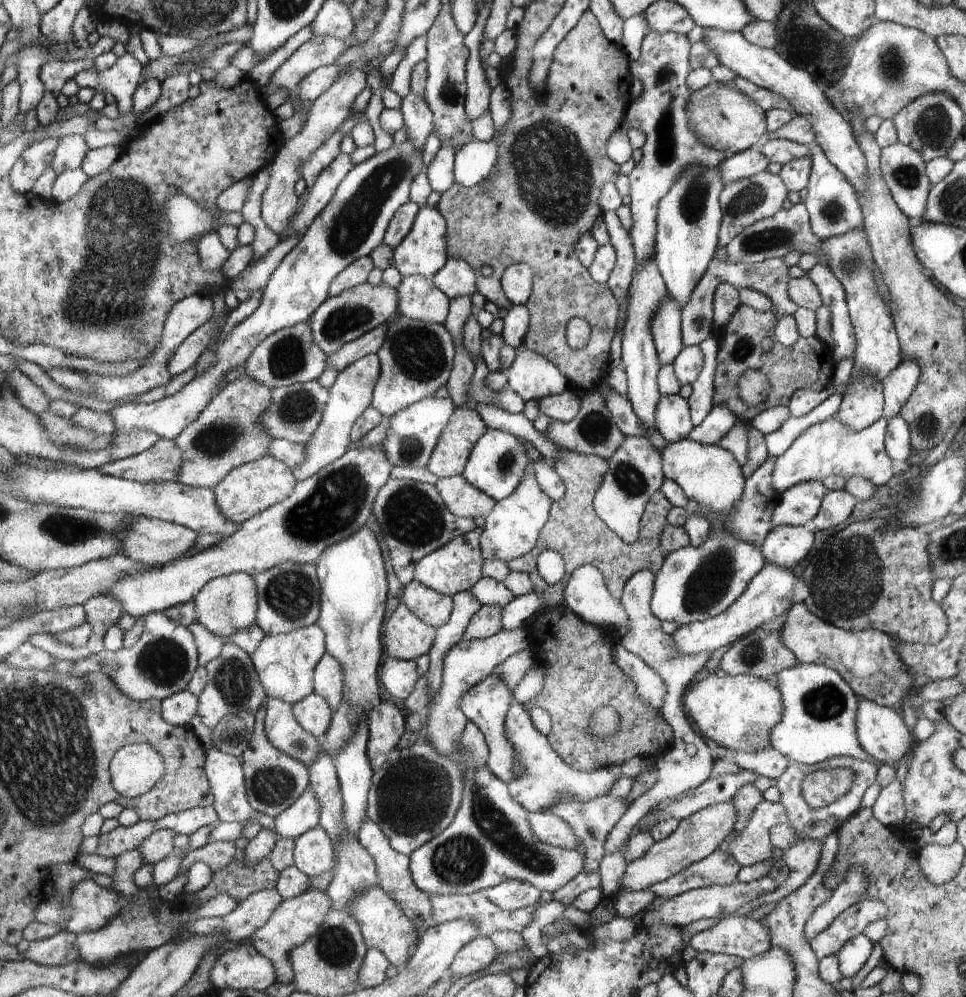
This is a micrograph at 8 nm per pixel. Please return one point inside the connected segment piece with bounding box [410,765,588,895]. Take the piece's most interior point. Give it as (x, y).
(490, 841)

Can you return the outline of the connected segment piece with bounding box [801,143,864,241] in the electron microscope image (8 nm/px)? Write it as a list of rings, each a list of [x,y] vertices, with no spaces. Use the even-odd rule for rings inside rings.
[[[811,143],[808,148],[810,150],[810,176],[806,185],[807,196],[801,203],[806,209],[811,232],[825,241],[853,230],[861,231],[864,228],[864,221],[856,191],[843,174],[827,161],[817,144]]]

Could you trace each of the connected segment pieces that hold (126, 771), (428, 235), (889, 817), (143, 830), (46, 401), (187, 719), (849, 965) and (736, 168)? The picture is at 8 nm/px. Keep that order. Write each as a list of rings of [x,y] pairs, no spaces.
[[[148,745],[123,748],[110,763],[115,791],[124,799],[137,799],[157,787],[164,776],[164,761]]]
[[[426,203],[416,217],[415,225],[409,235],[395,249],[394,266],[401,272],[403,277],[420,275],[434,278],[449,260],[446,244],[447,232],[448,223],[446,217],[439,212],[439,208]]]
[[[896,779],[887,784],[878,793],[870,810],[872,816],[883,826],[903,825],[906,811],[902,802],[902,785]]]
[[[139,820],[131,826],[117,826],[111,832],[98,836],[96,854],[117,859],[126,851],[140,848],[154,830],[154,822],[147,820]]]
[[[18,369],[8,374],[8,381],[26,408],[35,413],[43,414],[51,404],[52,398],[48,396],[45,389],[34,382],[33,375],[25,375]]]
[[[187,689],[162,701],[162,716],[171,725],[188,727],[198,715],[199,706],[200,698]]]
[[[862,934],[845,942],[839,952],[837,952],[837,955],[835,955],[841,977],[851,979],[869,958],[873,945]]]
[[[749,148],[727,157],[717,165],[722,186],[728,184],[730,180],[743,179],[754,176],[759,172],[765,171],[768,163],[759,151]]]

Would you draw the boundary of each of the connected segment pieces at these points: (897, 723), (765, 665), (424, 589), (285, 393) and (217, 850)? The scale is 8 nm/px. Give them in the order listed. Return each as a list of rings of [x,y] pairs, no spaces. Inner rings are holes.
[[[857,696],[854,732],[861,750],[882,765],[892,766],[893,762],[897,762],[900,758],[907,759],[910,748],[914,744],[914,740],[911,739],[910,733],[897,711]]]
[[[770,622],[755,628],[750,635],[740,637],[731,644],[731,648],[721,656],[719,671],[728,676],[750,675],[757,679],[772,682],[774,675],[790,668],[796,662],[792,653],[778,640],[778,622]]]
[[[414,579],[405,590],[402,604],[411,610],[422,622],[439,629],[454,612],[454,598],[436,592]]]
[[[317,380],[273,389],[271,403],[260,417],[260,424],[273,439],[284,439],[301,445],[307,444],[320,426],[329,400],[329,388],[322,388]]]
[[[230,841],[209,842],[203,848],[189,852],[183,858],[179,873],[186,872],[196,862],[206,863],[214,874],[222,872],[236,860],[238,850],[235,844]]]

